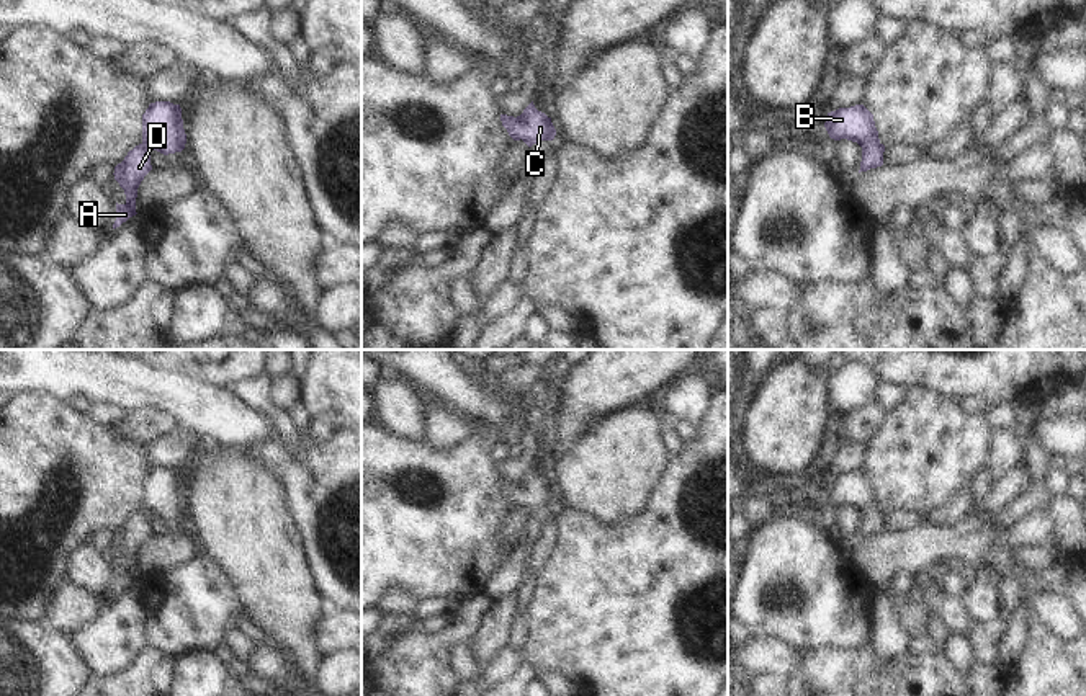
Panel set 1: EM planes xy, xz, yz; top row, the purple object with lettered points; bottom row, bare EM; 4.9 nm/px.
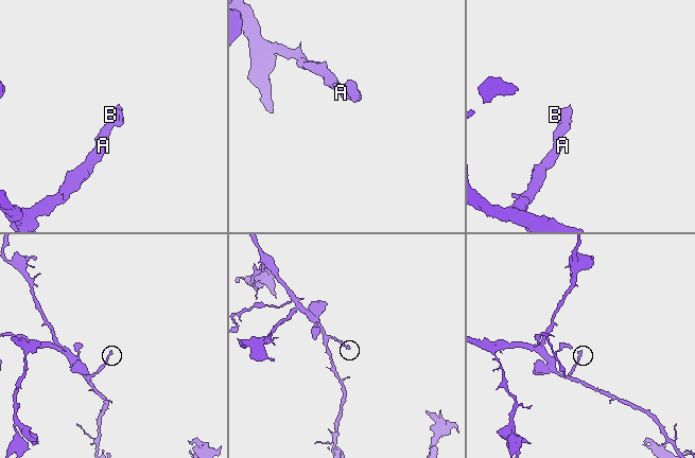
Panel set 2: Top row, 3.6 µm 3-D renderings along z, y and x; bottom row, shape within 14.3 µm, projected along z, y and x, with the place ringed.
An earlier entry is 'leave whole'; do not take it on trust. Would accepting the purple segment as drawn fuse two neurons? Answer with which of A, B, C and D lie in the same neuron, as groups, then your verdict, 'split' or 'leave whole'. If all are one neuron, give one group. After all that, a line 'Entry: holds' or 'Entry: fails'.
A B C D | leave whole
Entry: holds

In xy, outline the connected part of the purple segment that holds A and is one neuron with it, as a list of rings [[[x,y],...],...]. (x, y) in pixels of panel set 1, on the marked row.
[[[170,101],[150,103],[142,114],[142,142],[128,152],[124,160],[114,167],[114,180],[124,190],[126,203],[116,203],[116,221],[113,229],[119,227],[129,217],[136,216],[137,188],[144,176],[152,170],[150,152],[164,155],[182,152],[186,144],[182,108]]]

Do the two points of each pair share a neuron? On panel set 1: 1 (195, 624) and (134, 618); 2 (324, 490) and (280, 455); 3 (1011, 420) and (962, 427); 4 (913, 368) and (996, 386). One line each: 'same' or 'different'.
1: different
2: same
3: different
4: same

